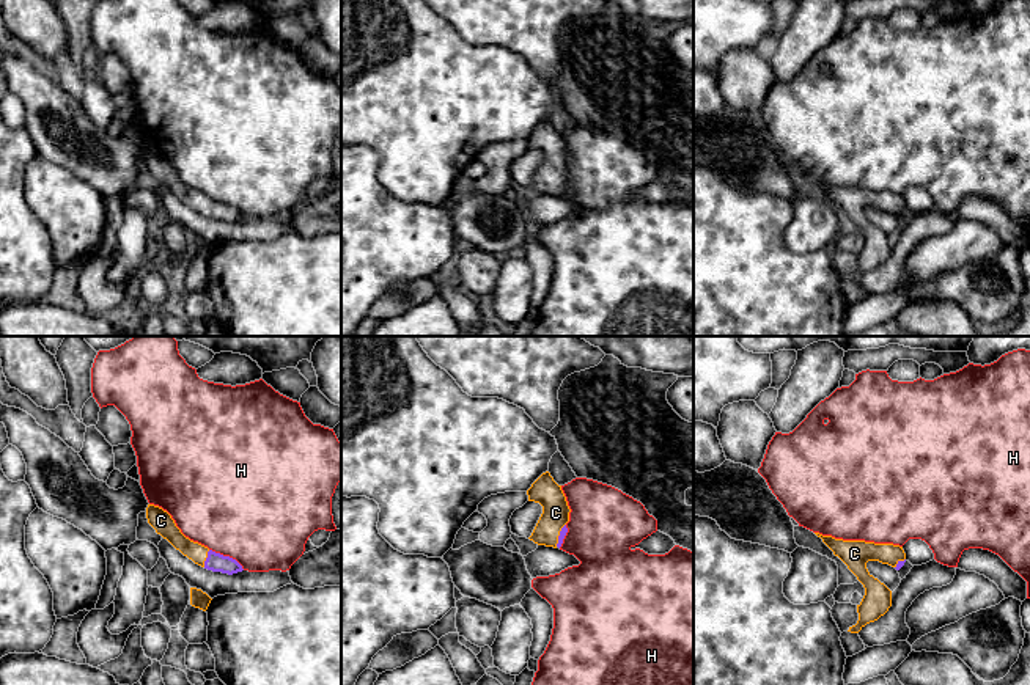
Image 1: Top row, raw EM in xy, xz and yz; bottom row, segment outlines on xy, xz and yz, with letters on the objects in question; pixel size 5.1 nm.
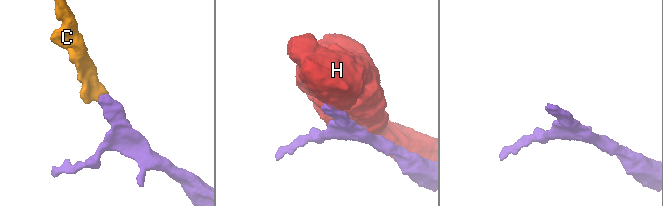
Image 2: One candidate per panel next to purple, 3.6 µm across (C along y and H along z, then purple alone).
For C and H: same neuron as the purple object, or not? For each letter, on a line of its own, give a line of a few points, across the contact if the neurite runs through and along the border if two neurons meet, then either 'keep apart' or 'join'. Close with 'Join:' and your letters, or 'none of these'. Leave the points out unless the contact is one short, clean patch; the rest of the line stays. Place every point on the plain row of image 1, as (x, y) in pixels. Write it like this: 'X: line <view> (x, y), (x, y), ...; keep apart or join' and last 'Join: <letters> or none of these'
C: line xy (217, 211), (206, 206), (186, 195), (169, 178); join
H: keep apart
Join: C

